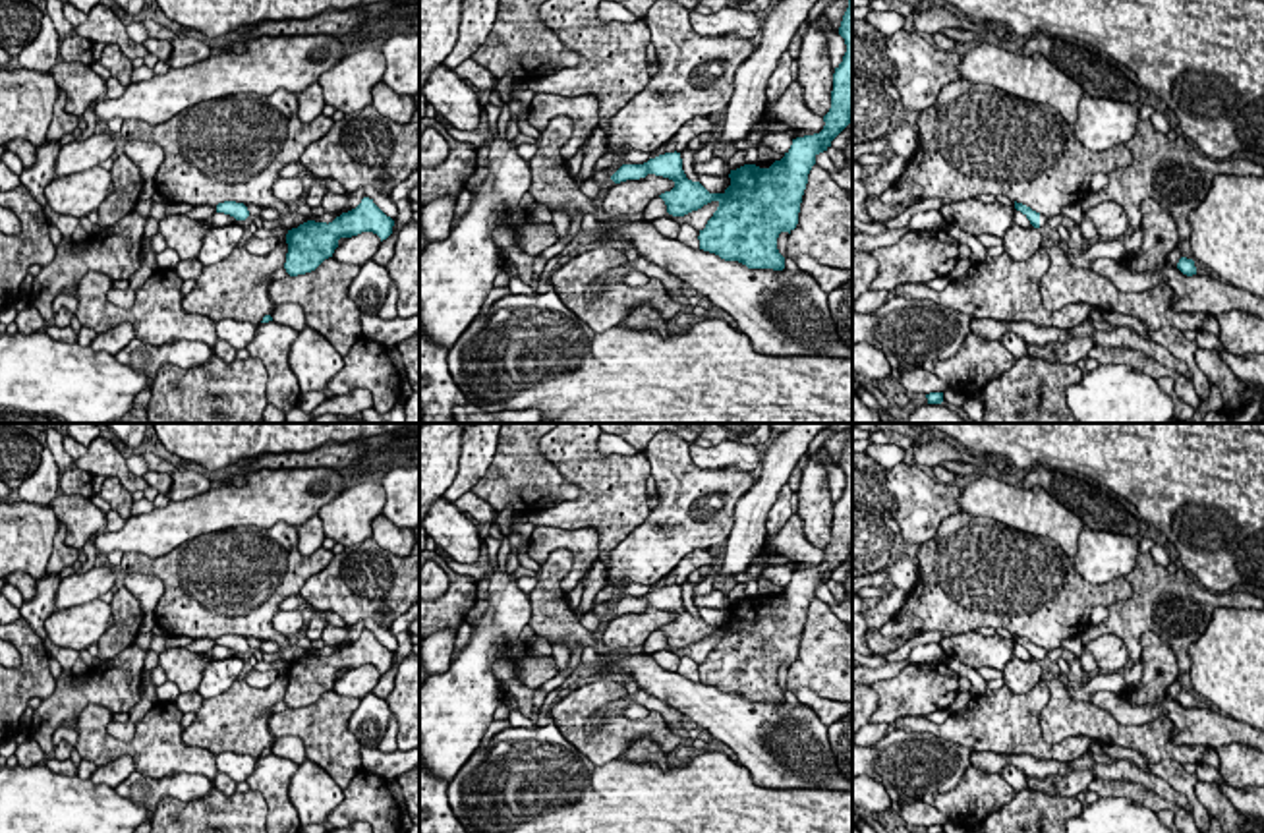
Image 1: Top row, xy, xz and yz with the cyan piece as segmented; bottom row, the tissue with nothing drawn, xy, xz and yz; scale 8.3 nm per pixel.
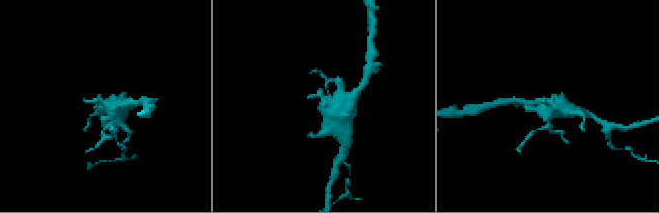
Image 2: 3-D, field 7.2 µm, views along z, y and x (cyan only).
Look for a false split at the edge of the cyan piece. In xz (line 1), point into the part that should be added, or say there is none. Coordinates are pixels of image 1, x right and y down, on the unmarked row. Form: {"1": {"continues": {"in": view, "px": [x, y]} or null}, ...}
{"1": {"continues": null}}

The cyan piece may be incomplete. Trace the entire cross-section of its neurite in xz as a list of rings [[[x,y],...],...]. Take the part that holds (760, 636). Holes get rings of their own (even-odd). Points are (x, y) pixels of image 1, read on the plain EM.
[[[852,427],[839,468],[845,472],[847,485],[833,506],[831,541],[823,549],[823,562],[792,572],[785,589],[769,601],[744,597],[731,603],[731,618],[723,626],[709,626],[700,615],[686,611],[680,586],[675,584],[644,597],[622,597],[611,613],[620,617],[647,607],[673,613],[675,620],[659,628],[673,649],[684,649],[717,634],[717,644],[700,663],[700,682],[725,694],[738,694],[748,702],[783,704],[785,690],[777,682],[777,671],[781,665],[790,667],[798,657],[816,589],[827,584],[852,555]]]

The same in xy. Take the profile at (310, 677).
[[[369,630],[336,649],[332,655],[307,653],[298,661],[288,663],[286,696],[290,709],[315,704],[325,692],[332,690],[340,671],[352,671],[361,665],[373,665],[383,673],[392,667],[394,653],[387,649]]]

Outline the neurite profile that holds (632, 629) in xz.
[[[647,607],[640,613],[626,613],[609,620],[599,638],[605,657],[626,655],[630,647],[644,646],[653,630],[671,624],[675,615],[663,609]]]

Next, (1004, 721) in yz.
[[[1042,678],[1028,694],[1015,694],[1007,686],[972,698],[943,723],[926,715],[895,719],[895,729],[932,732],[974,752],[1028,754],[1036,760],[1073,761],[1096,742],[1090,736],[1069,736],[1057,744],[1042,738],[1040,713],[1049,702],[1049,688]]]

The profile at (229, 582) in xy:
[[[278,522],[273,528],[238,526],[203,533],[157,559],[124,553],[120,566],[128,574],[153,574],[162,580],[164,593],[155,609],[155,620],[166,636],[216,640],[236,634],[286,647],[288,636],[273,626],[278,605],[288,595],[300,595],[303,584],[325,570],[332,557],[332,551],[323,547],[319,555],[302,555],[298,528]]]

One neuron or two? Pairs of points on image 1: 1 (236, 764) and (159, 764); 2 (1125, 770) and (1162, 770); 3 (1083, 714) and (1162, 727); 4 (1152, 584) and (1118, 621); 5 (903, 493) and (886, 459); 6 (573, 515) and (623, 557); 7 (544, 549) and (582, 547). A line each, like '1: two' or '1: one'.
1: two
2: two
3: one
4: one
5: two
6: two
7: one

